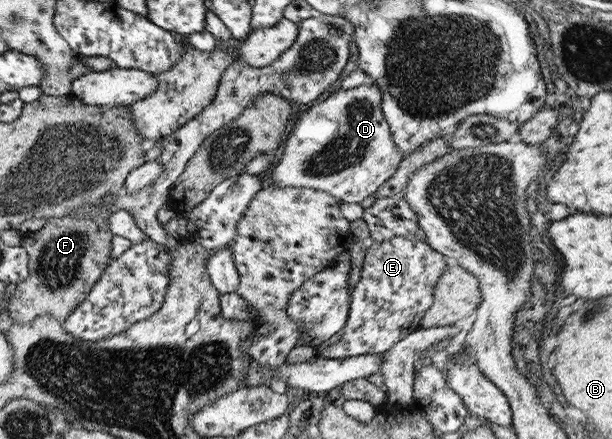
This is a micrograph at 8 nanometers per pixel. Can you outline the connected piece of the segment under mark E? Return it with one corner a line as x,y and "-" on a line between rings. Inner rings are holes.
394,236
386,241
367,244
361,278
350,293
346,326
336,342
316,356
340,359
358,355
382,354
421,328
425,311
434,303
434,284
448,267
440,252
423,237

